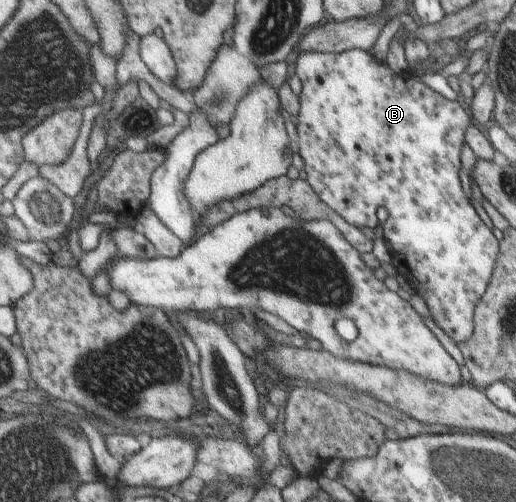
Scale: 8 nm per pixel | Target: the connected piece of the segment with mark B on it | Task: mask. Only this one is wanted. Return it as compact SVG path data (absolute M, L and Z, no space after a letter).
M348 49L341 53L298 53L296 58L292 59L290 64L290 72L294 72L301 84L300 93L297 95L299 110L296 116L296 136L298 137L298 154L304 162L303 170L306 173L306 181L313 188L316 196L328 208L334 210L336 214L340 214L342 219L357 228L370 228L374 230L378 226L376 219L376 209L384 208L387 212L387 218L380 224L382 237L390 244L391 265L398 275L402 275L410 284L414 292L417 293L428 306L430 316L434 324L455 345L469 341L473 332L473 313L477 307L478 300L484 295L487 283L491 278L491 273L496 261L496 252L500 251L500 246L496 246L496 238L492 236L492 232L482 224L482 220L478 218L478 214L474 212L474 208L470 206L468 198L464 196L462 188L460 188L460 180L458 180L458 154L460 154L460 144L462 144L462 136L465 136L464 130L468 127L468 116L466 112L456 104L456 102L448 102L446 98L432 92L428 86L424 86L420 80L416 78L402 78L396 76L393 70L388 66L376 62L374 58L368 58L366 51L362 49Z

